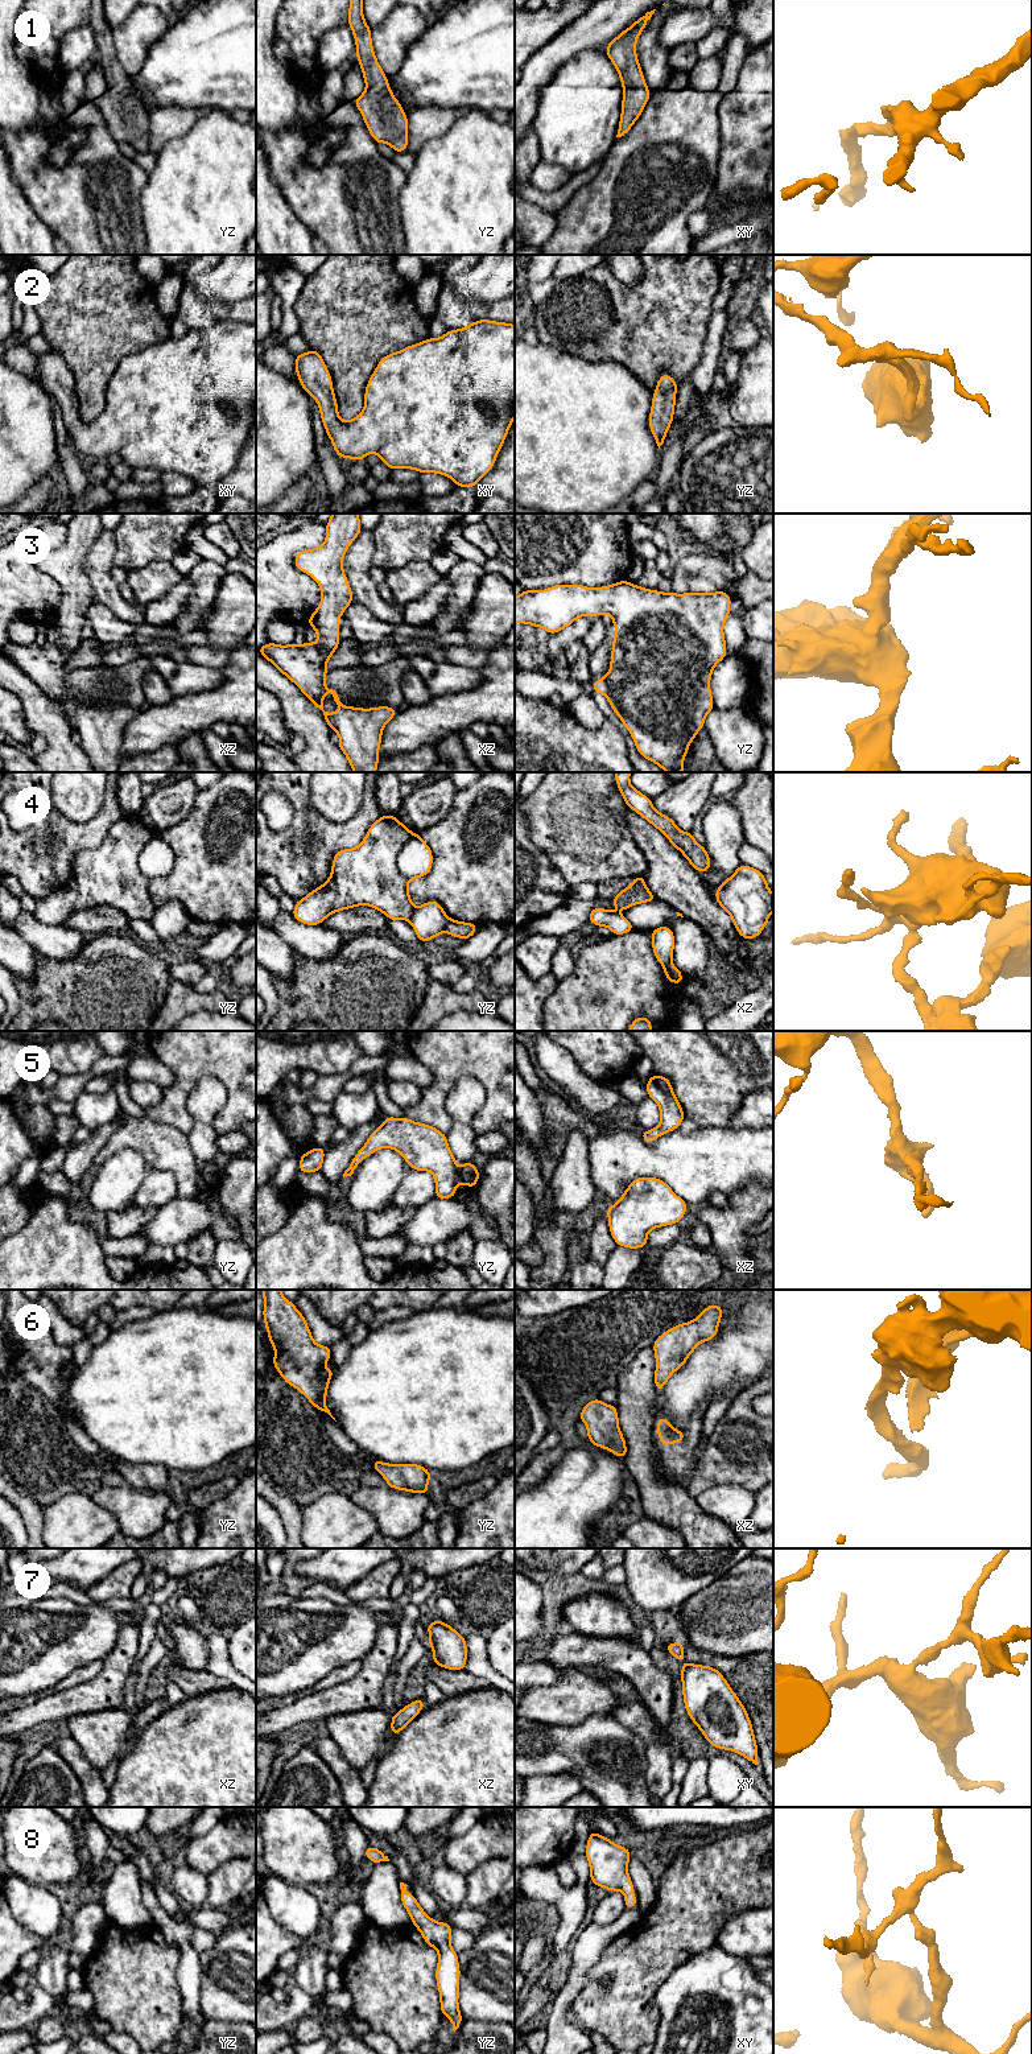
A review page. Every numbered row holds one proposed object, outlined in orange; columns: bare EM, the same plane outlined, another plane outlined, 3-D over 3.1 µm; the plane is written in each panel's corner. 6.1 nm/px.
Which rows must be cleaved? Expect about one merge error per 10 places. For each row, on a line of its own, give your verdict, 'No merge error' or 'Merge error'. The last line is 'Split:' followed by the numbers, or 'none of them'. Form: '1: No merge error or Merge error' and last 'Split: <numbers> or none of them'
1: No merge error
2: No merge error
3: No merge error
4: Merge error
5: No merge error
6: No merge error
7: No merge error
8: No merge error
Split: 4

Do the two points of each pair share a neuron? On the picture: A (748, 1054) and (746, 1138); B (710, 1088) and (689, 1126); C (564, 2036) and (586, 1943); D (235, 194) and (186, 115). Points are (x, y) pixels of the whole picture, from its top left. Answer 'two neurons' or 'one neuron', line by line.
A: two neurons
B: two neurons
C: one neuron
D: two neurons

